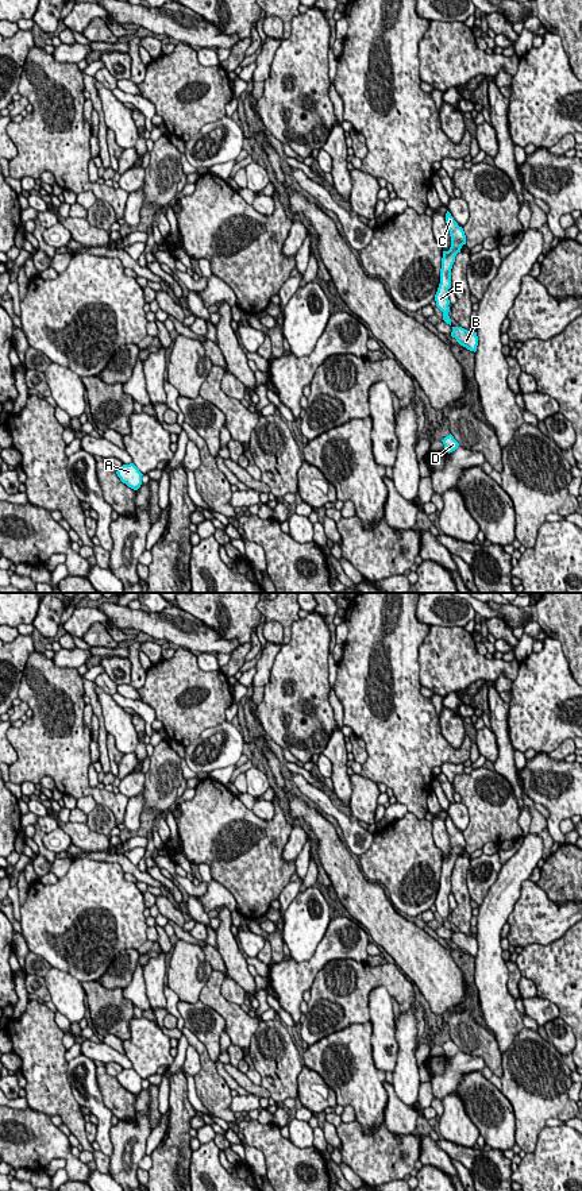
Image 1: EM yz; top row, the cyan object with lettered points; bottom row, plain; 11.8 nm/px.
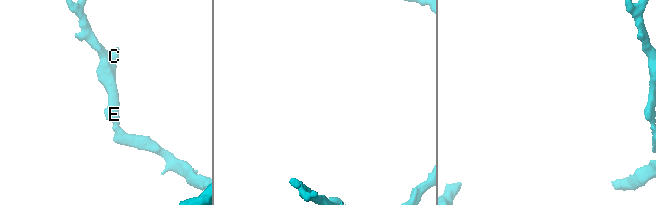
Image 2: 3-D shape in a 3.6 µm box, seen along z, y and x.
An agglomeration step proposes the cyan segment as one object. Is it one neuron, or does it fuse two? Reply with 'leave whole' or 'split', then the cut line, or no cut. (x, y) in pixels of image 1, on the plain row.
leave whole; cut none

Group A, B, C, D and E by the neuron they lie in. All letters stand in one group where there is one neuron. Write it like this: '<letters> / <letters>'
A B C D E

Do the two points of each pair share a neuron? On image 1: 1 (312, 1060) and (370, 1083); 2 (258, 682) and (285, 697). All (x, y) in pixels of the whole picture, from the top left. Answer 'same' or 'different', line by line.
1: same
2: different

